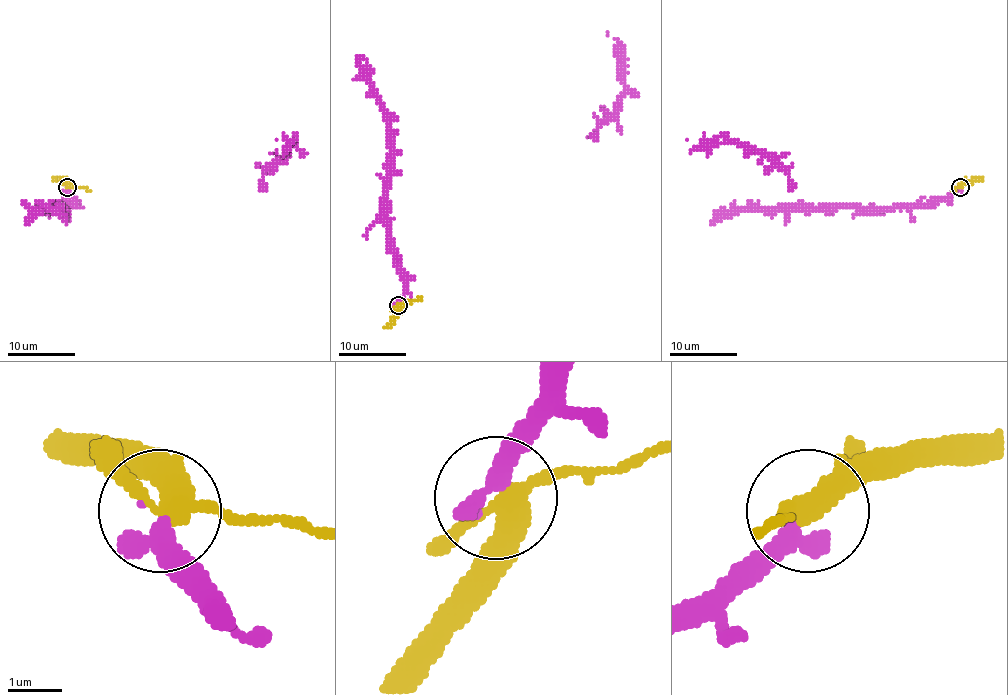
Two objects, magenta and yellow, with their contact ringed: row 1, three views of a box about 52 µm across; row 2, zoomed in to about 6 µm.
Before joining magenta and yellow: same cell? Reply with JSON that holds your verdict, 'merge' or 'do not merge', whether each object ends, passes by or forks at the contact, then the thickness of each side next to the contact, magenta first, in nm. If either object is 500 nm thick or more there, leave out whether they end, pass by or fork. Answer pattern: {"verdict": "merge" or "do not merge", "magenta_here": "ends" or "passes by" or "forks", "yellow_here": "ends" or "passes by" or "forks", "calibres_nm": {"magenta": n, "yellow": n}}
{"verdict": "merge", "magenta_here": "passes by", "yellow_here": "forks", "calibres_nm": {"magenta": 300, "yellow": 320}}

